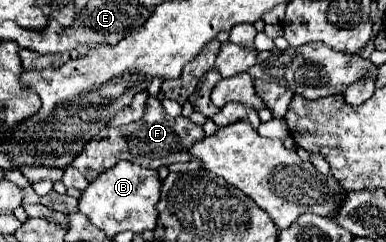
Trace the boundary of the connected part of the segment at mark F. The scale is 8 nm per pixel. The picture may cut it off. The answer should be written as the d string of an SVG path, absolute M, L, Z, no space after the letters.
M149 97L145 105L145 115L129 125L123 127L105 127L97 137L93 137L87 143L87 149L75 159L75 169L79 169L89 181L99 177L103 169L109 169L117 161L125 159L135 165L147 167L147 169L157 169L161 165L173 165L173 163L183 163L191 161L189 147L203 137L203 127L193 123L187 117L171 117L159 103L157 97Z

